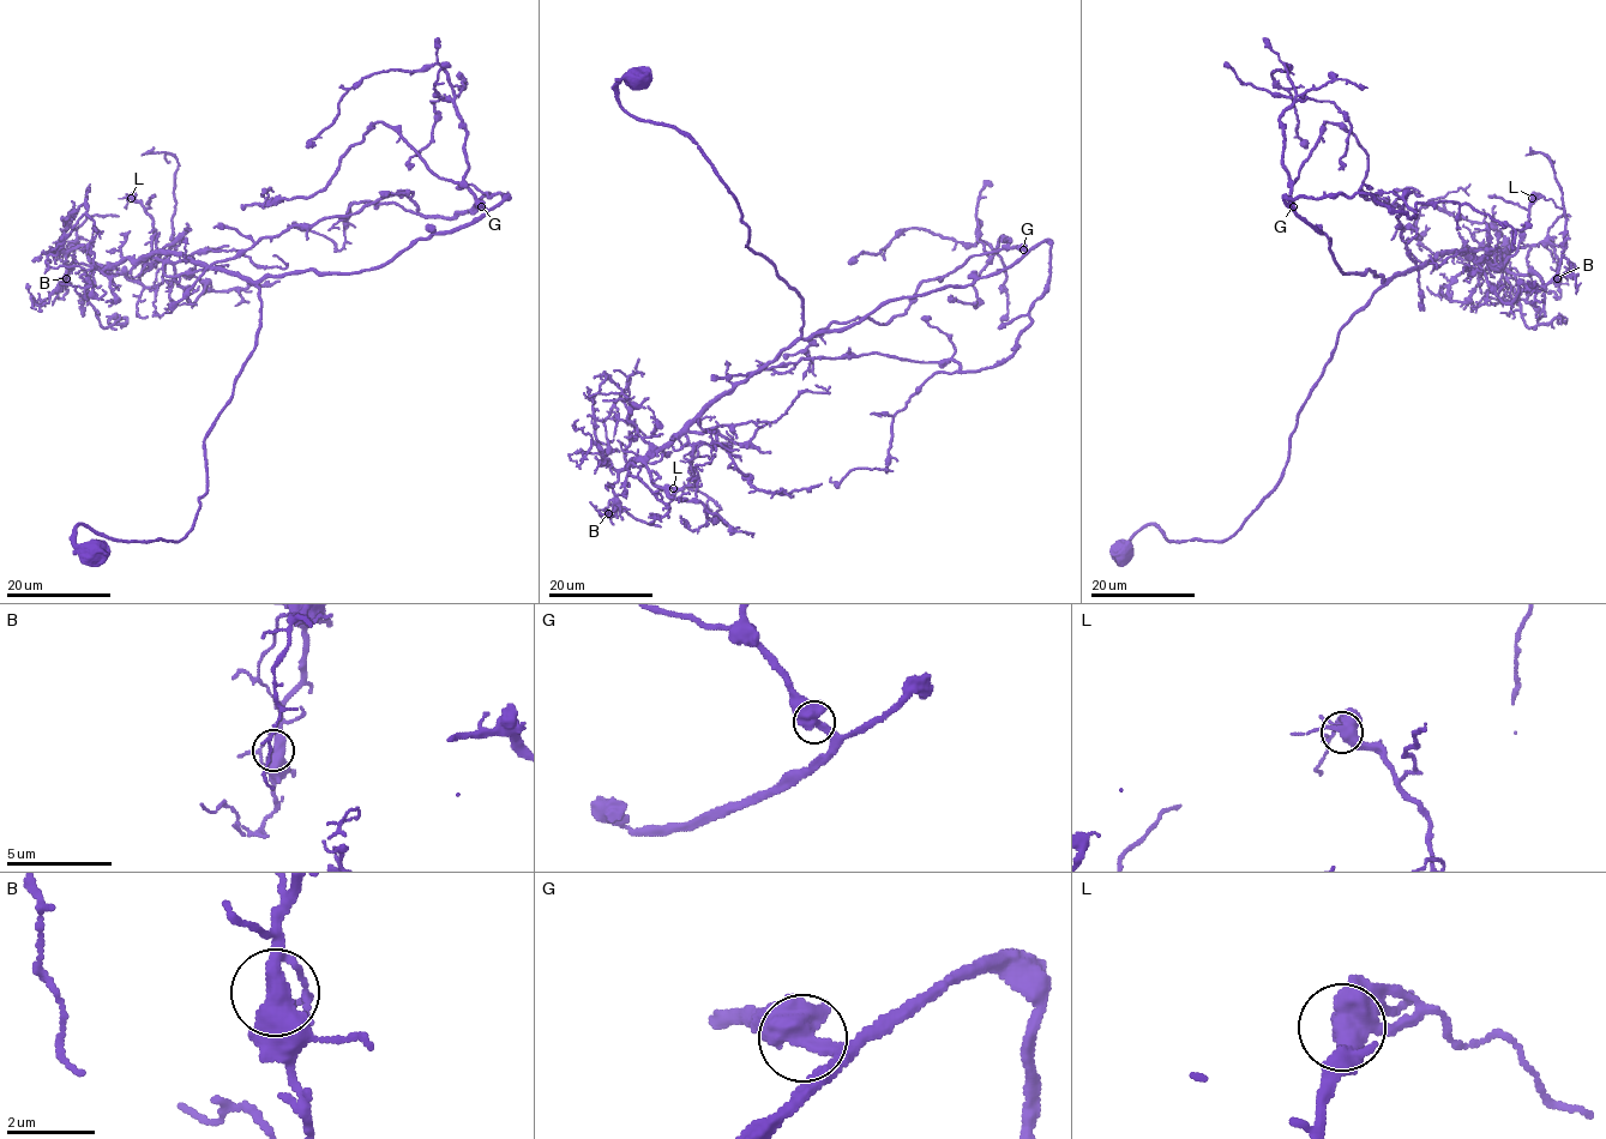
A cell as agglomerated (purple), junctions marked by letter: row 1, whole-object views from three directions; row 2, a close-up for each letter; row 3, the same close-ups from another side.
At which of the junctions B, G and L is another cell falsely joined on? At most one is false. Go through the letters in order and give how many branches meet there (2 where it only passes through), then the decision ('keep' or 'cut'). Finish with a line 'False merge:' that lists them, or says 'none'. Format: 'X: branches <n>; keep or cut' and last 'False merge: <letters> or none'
B: branches 3; keep
G: branches 3; keep
L: branches 3; keep
False merge: none

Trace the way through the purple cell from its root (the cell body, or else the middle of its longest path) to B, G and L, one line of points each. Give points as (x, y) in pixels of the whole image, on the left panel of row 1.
B: (95, 552), (77, 525), (193, 526), (260, 299), (172, 253), (102, 266), (71, 242), (66, 278)
G: (95, 552), (77, 525), (126, 541), (193, 526), (259, 282), (378, 269), (481, 205)
L: (95, 552), (77, 525), (193, 526), (259, 326), (253, 283), (150, 269), (131, 198)

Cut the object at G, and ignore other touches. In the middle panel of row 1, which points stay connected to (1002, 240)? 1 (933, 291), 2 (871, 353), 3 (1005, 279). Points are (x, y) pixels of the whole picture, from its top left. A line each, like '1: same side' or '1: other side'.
1: other side
2: other side
3: same side

